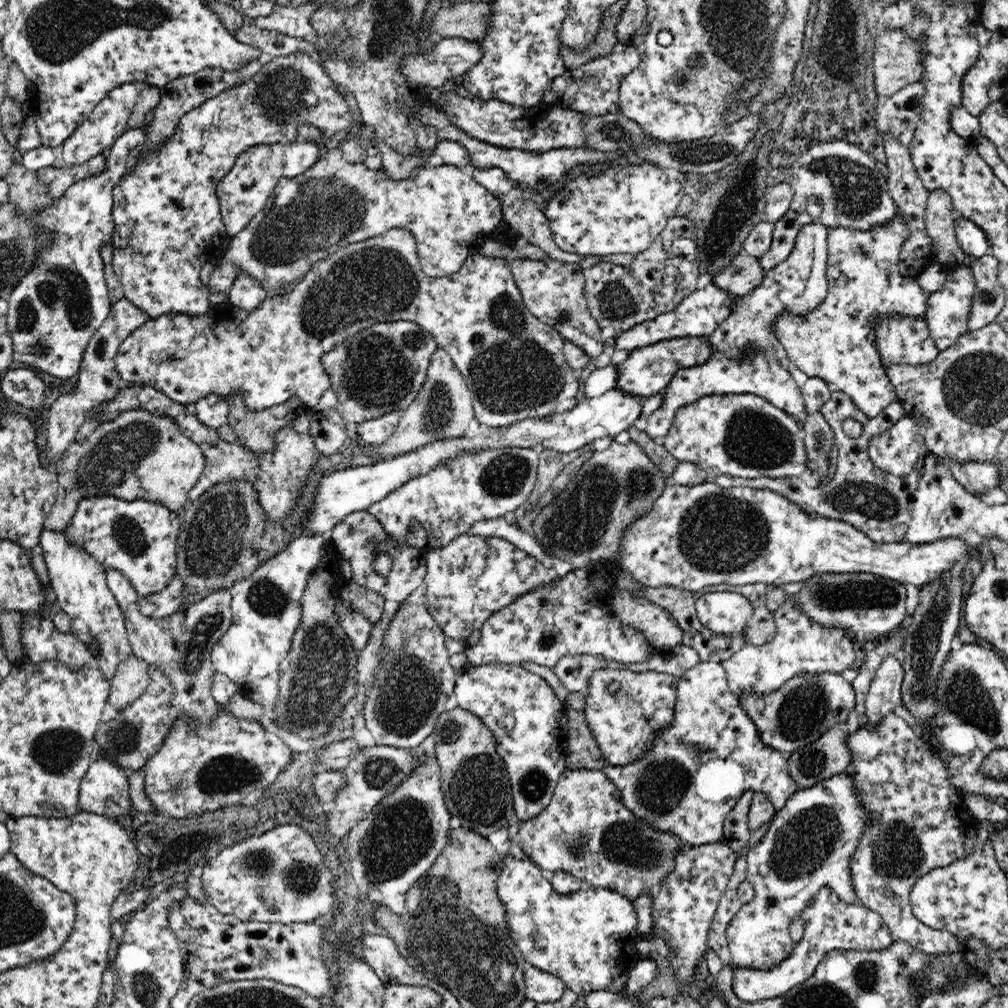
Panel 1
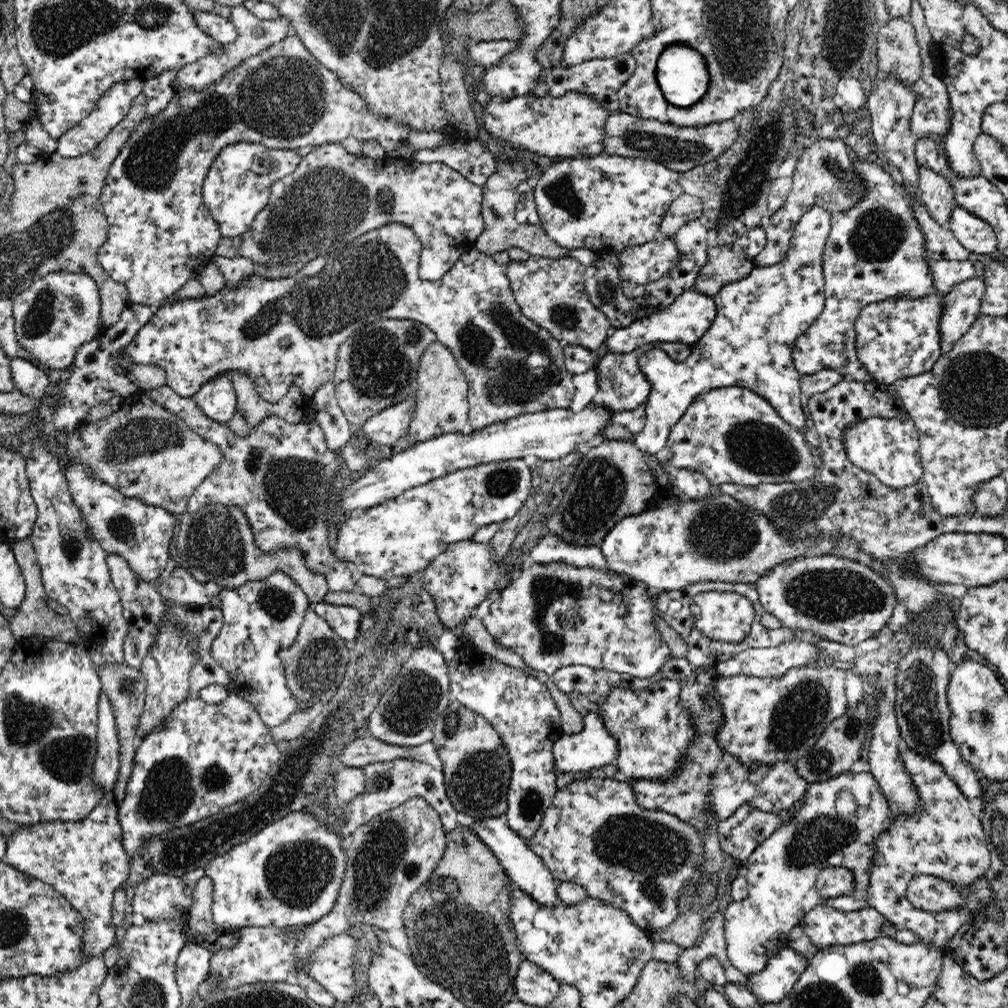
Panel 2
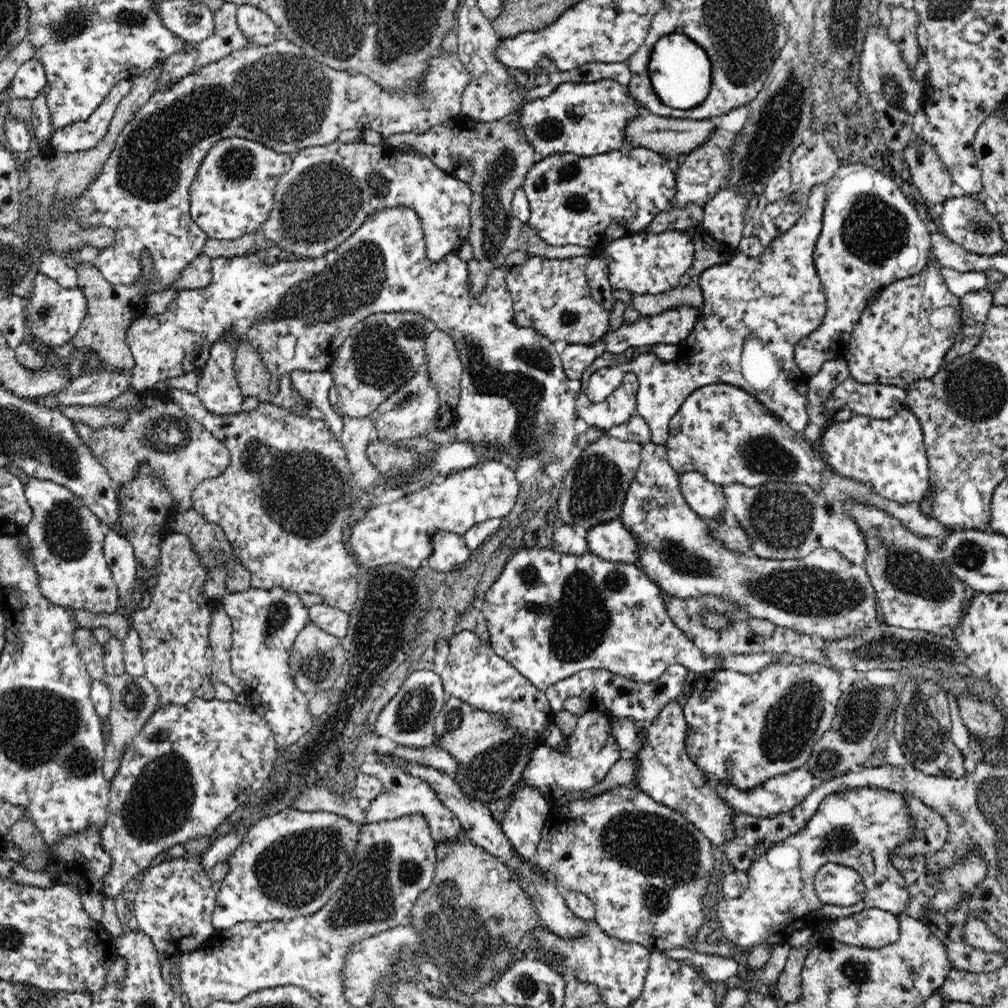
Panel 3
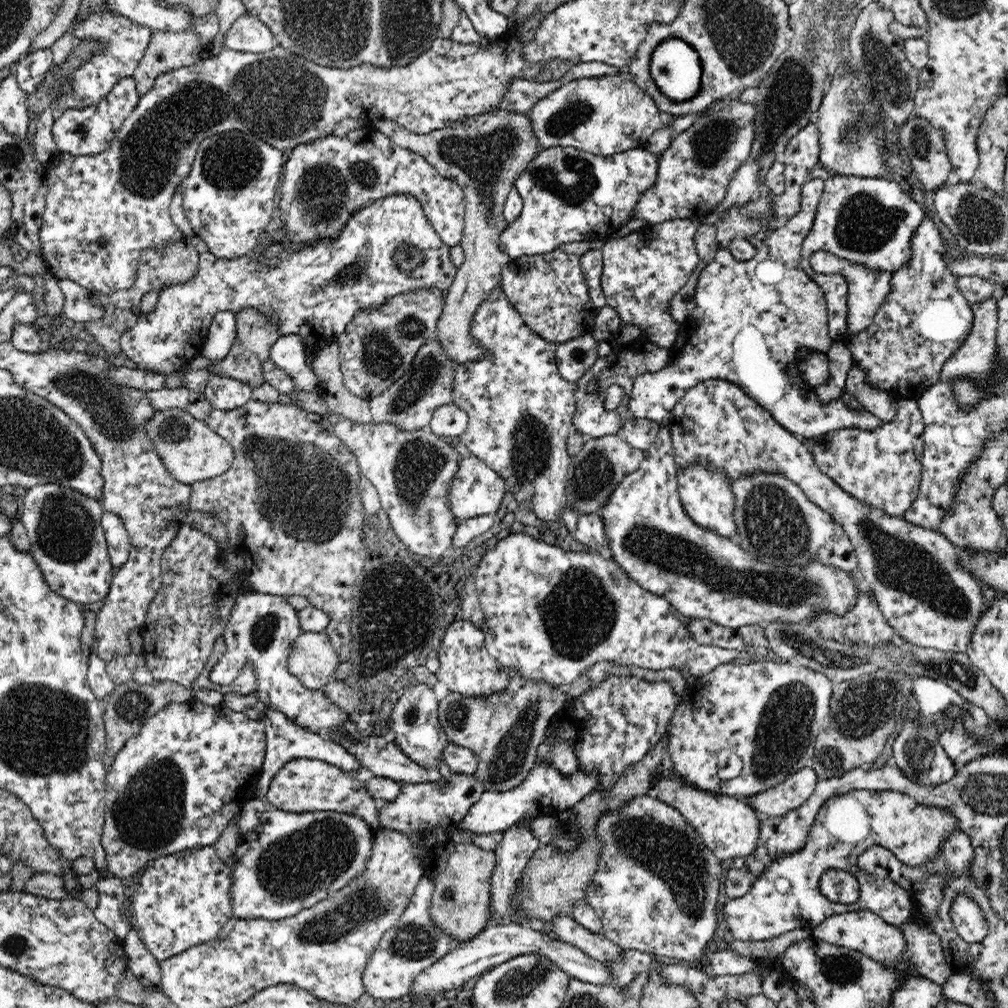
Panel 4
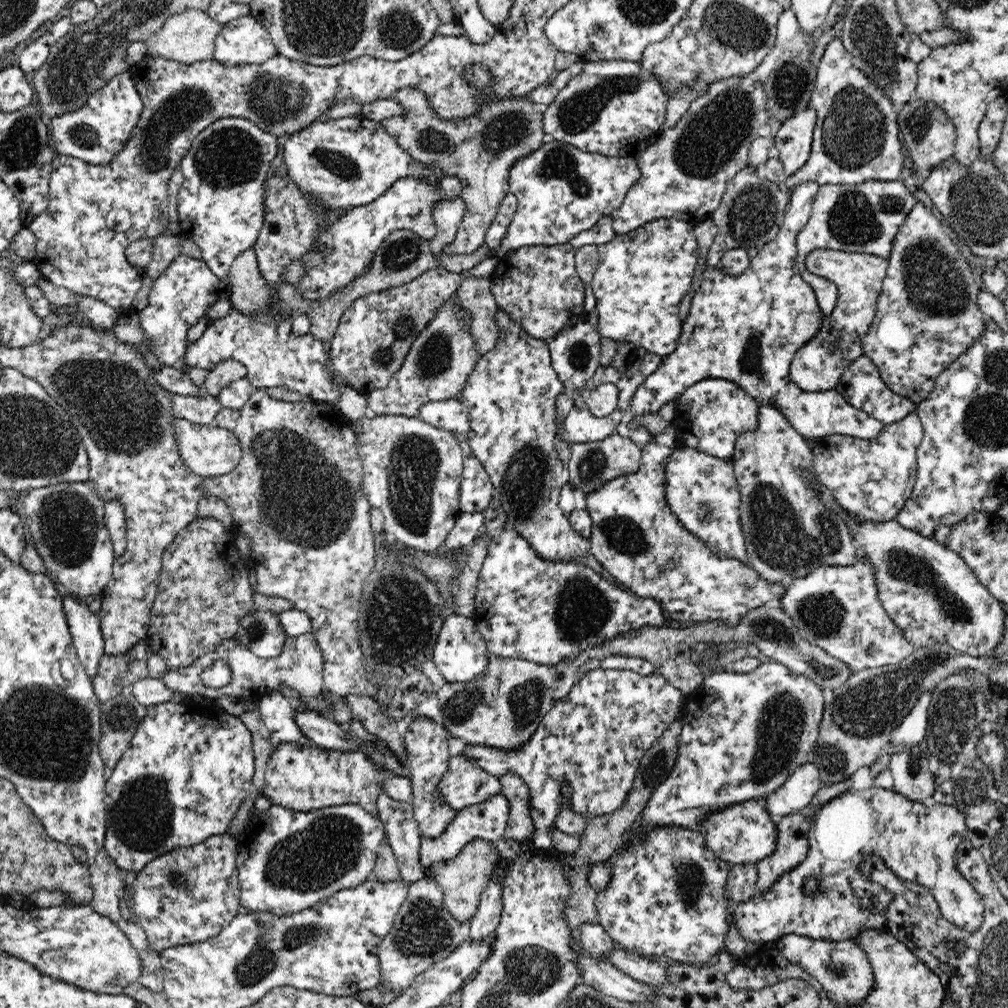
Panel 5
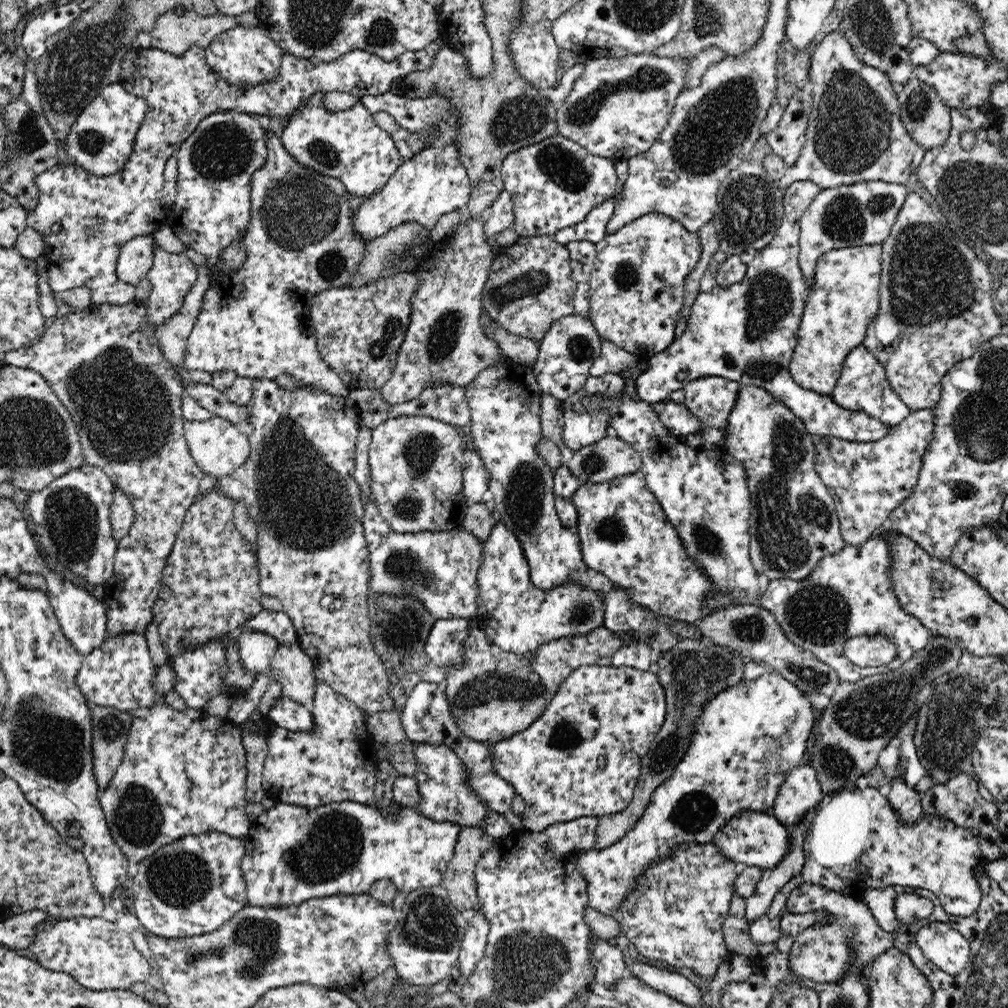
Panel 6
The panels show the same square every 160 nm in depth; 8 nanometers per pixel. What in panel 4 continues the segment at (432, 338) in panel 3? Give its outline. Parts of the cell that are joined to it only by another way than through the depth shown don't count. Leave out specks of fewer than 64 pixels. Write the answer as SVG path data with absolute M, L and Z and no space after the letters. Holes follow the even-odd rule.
M492 110L489 113L459 118L446 128L432 130L428 134L416 134L400 126L389 118L376 121L373 125L382 134L385 134L394 144L422 155L426 161L444 178L452 179L460 185L465 194L465 225L462 240L459 245L464 249L465 261L458 267L450 288L446 291L445 305L442 316L438 321L437 339L447 356L456 362L465 363L478 361L487 355L487 349L482 347L471 333L471 320L474 313L480 310L479 306L486 304L492 298L492 292L499 286L502 267L508 265L509 256L498 249L500 232L504 232L507 224L502 216L502 210L507 196L513 189L514 180L522 175L528 163L538 154L538 139L534 132L531 118L521 112L509 110Z

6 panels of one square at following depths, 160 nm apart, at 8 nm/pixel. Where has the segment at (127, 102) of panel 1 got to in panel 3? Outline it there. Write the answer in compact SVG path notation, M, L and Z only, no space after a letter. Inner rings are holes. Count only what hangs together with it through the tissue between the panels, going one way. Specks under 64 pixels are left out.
M130 79L118 82L102 104L84 121L55 130L50 146L62 152L82 152L94 148L108 132L120 101L130 92Z

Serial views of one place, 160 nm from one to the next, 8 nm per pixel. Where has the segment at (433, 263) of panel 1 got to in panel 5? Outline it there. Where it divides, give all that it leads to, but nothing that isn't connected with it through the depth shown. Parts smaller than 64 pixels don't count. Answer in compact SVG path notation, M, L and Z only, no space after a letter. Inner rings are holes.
M361 112L336 120L322 114L310 126L290 135L280 162L286 165L288 177L304 194L313 194L323 204L336 208L370 204L398 178L425 177L434 184L442 176L437 169L414 160L380 123ZM461 197L446 199L435 204L433 219L435 220L436 234L431 242L431 251L440 254L440 248L454 240L459 224L465 213L465 202Z

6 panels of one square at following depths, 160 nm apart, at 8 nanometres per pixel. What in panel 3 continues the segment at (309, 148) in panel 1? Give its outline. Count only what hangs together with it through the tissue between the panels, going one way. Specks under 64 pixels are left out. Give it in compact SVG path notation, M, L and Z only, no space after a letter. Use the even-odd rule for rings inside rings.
M232 136L210 146L188 190L190 217L208 238L238 240L254 232L268 218L279 178L291 170L289 153L279 153L259 142Z

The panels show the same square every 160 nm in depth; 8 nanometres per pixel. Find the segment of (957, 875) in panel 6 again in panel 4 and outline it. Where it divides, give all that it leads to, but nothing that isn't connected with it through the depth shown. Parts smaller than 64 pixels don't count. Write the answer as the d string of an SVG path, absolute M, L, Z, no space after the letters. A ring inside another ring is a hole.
M852 790L846 794L833 796L824 801L818 811L802 850L796 851L796 854L788 854L788 856L776 859L776 862L770 864L762 876L754 878L754 884L746 896L727 899L722 908L726 924L735 940L744 942L778 938L782 934L798 929L812 932L818 926L824 925L830 917L854 911L870 911L887 924L899 927L910 918L910 910L912 910L911 899L908 898L907 892L890 880L878 880L859 870L857 859L870 847L876 847L881 851L894 854L899 863L907 868L922 868L922 866L934 862L934 859L942 854L941 844L949 838L950 834L961 829L955 814L939 806L920 804L911 796L895 790ZM828 870L842 870L855 878L860 886L857 902L852 904L832 903L822 895L820 877L824 876ZM959 893L948 910L955 932L966 942L982 942L988 935L989 925L979 905L966 893Z

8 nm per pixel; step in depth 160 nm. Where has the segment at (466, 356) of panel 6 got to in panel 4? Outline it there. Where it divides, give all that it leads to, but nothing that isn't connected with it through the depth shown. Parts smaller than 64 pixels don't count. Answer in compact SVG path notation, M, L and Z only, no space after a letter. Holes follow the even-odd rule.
M437 338L424 342L416 352L410 368L405 370L405 374L383 394L369 401L373 422L394 423L398 428L410 432L428 426L438 406L453 402L454 378L456 378L456 369L459 366L460 362L447 356L442 343Z

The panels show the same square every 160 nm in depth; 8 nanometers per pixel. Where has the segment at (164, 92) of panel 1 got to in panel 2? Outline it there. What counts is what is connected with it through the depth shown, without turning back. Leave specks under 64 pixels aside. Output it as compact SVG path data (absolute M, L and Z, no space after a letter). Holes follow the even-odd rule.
M243 4L232 7L228 19L234 24L238 37L234 42L228 42L228 44L219 43L214 50L206 52L196 62L186 64L186 66L182 66L180 70L177 70L179 88L202 90L202 88L206 88L206 84L214 84L216 80L220 80L226 72L230 72L234 66L238 66L243 60L256 56L262 50L266 50L268 46L287 38L292 32L291 24L284 17L279 16L274 20L260 20L252 15L247 8L244 8Z

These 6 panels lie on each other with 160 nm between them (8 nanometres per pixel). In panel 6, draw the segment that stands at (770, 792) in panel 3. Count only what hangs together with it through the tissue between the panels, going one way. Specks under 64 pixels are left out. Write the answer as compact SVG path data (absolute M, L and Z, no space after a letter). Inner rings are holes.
M802 763L793 768L779 786L771 813L785 826L792 826L804 818L808 810L823 799L822 785L812 766Z

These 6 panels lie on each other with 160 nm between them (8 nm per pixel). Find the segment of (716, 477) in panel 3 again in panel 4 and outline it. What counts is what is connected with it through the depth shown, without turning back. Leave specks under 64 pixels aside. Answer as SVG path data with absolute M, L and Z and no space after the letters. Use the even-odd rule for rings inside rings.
M710 379L690 388L672 410L667 425L672 433L677 466L701 462L710 468L721 470L733 480L756 470L776 472L795 482L810 502L824 510L844 529L855 548L859 562L857 574L874 595L880 610L898 637L921 648L967 654L975 626L989 607L984 604L982 582L959 563L957 548L942 533L914 526L905 522L902 517L889 516L886 512L848 495L818 468L808 442L794 437L790 431L774 421L770 412L748 397L744 390L728 381Z

